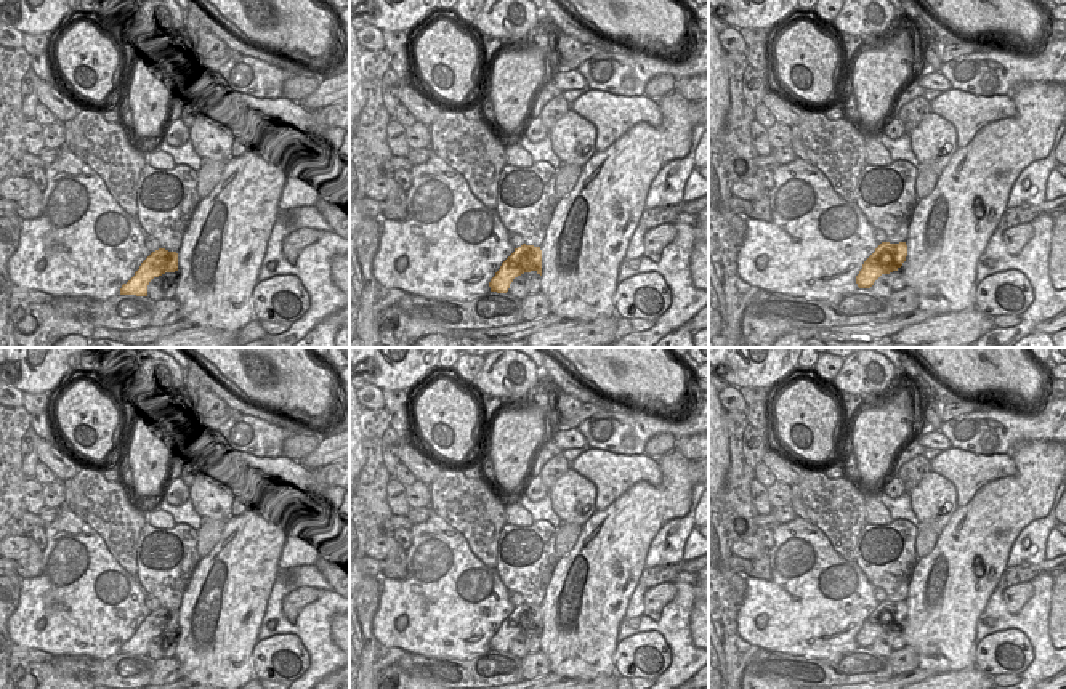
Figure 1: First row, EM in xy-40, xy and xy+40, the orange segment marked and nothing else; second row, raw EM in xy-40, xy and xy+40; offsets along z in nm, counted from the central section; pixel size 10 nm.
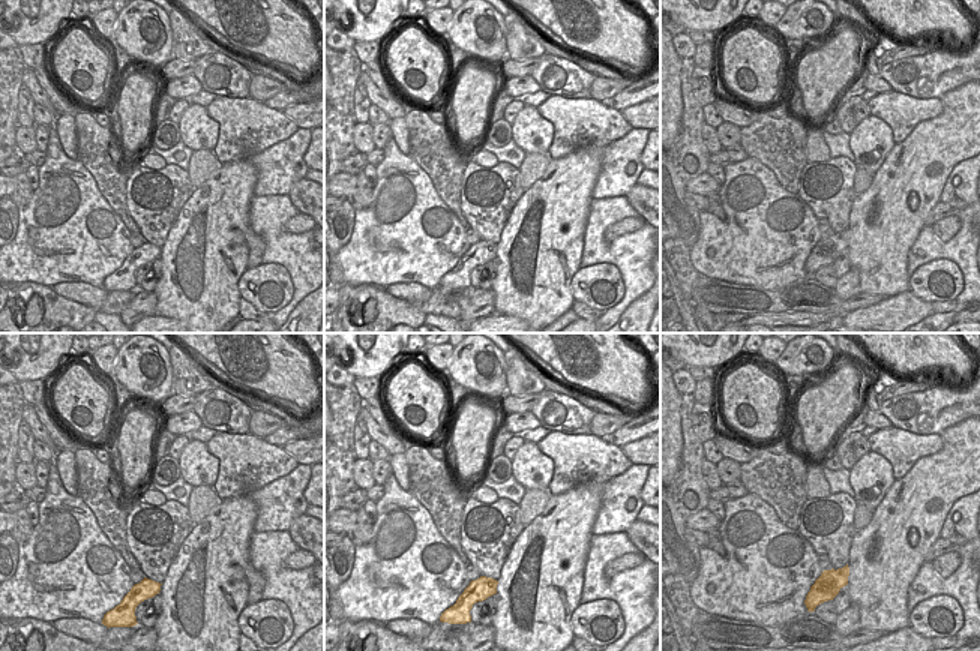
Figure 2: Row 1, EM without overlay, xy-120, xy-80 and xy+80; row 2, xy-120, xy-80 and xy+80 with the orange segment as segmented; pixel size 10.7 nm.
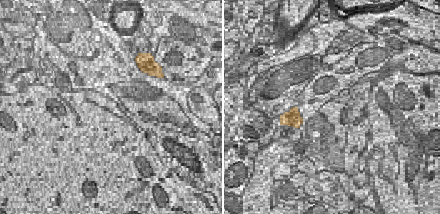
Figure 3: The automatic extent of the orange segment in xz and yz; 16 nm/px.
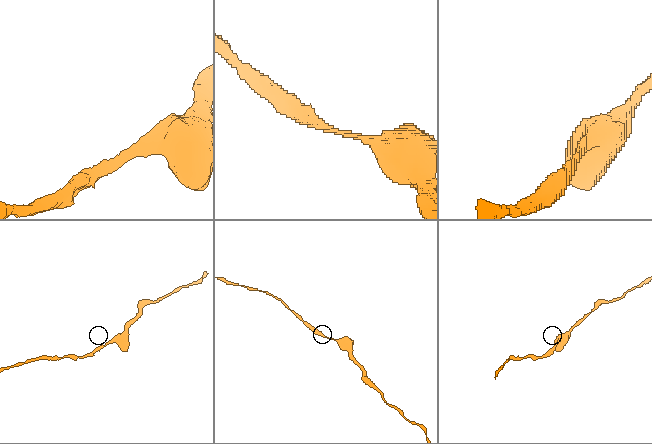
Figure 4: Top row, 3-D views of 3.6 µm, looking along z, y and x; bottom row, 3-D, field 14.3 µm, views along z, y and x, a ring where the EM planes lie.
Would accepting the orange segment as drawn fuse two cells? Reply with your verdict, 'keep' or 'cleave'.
keep

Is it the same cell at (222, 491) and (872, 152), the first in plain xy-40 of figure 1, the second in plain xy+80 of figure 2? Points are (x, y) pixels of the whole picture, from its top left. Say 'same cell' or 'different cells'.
same cell

